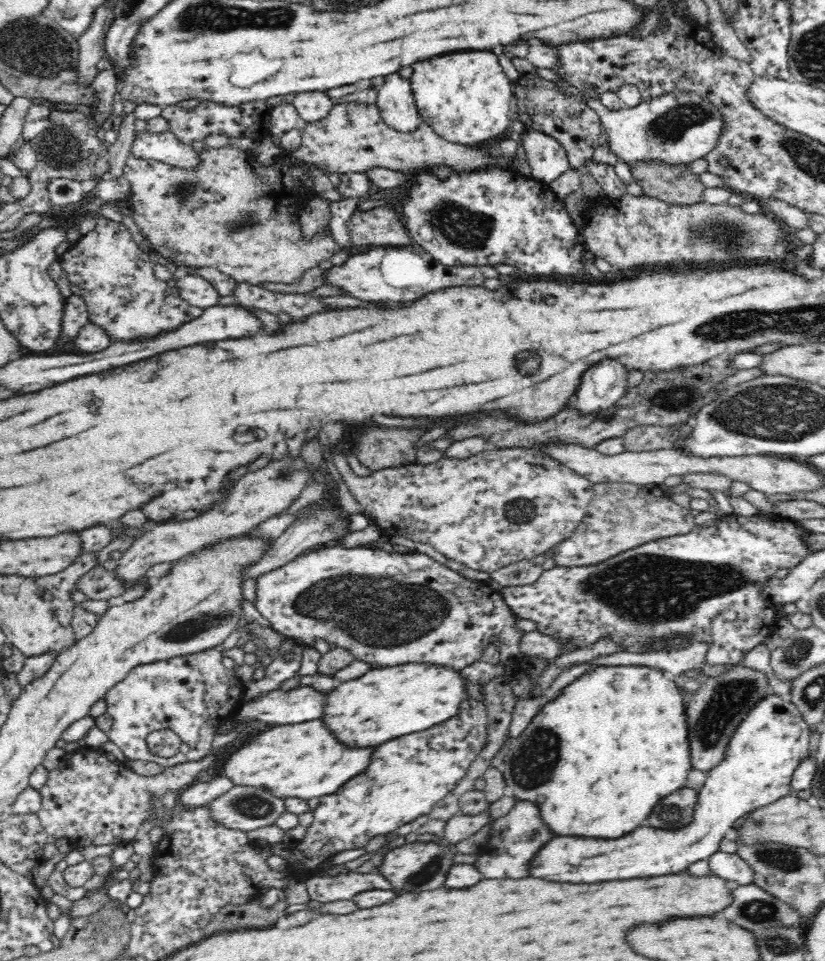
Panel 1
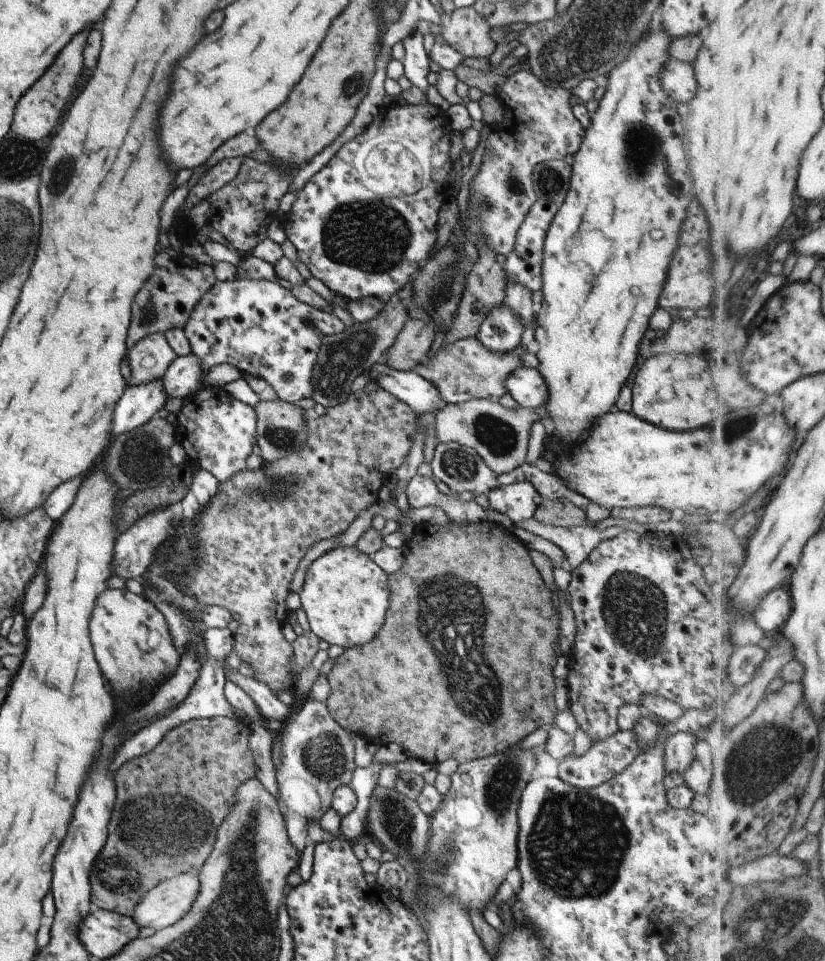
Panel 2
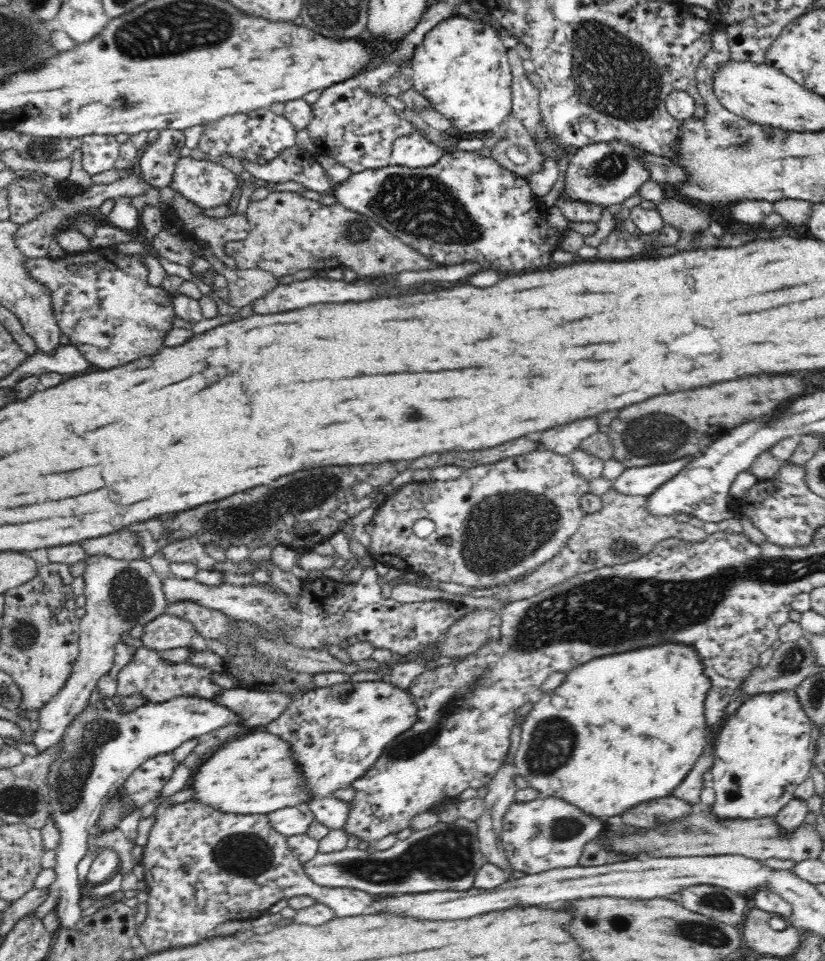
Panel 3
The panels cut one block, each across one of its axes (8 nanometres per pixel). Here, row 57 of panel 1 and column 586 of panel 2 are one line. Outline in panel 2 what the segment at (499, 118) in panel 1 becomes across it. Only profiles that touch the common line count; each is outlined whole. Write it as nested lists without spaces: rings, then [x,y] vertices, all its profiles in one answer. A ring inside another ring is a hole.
[[[763,401],[755,407],[733,409],[725,416],[727,422],[723,422],[723,418],[722,415],[718,415],[711,419],[711,422],[706,426],[697,428],[697,430],[669,431],[648,424],[636,418],[633,414],[625,414],[625,412],[619,412],[619,410],[613,410],[613,412],[609,412],[607,416],[601,416],[601,418],[591,426],[591,430],[589,430],[587,438],[583,440],[583,444],[579,444],[579,446],[575,448],[575,464],[573,464],[573,452],[563,452],[563,450],[559,450],[559,478],[565,480],[567,488],[573,490],[573,486],[575,486],[575,492],[579,492],[581,496],[585,496],[585,498],[589,498],[591,502],[595,502],[594,505],[609,510],[652,505],[653,507],[663,508],[670,513],[674,510],[681,510],[681,512],[685,514],[699,514],[699,517],[703,518],[727,517],[742,509],[745,502],[747,502],[755,492],[759,492],[763,486],[767,486],[767,484],[771,482],[771,478],[775,478],[775,476],[779,476],[781,472],[789,470],[789,467],[792,465],[794,447],[799,438],[799,431],[797,431],[795,427],[790,426],[783,412],[777,412],[775,408],[771,407],[771,404],[767,404],[767,402]]]

